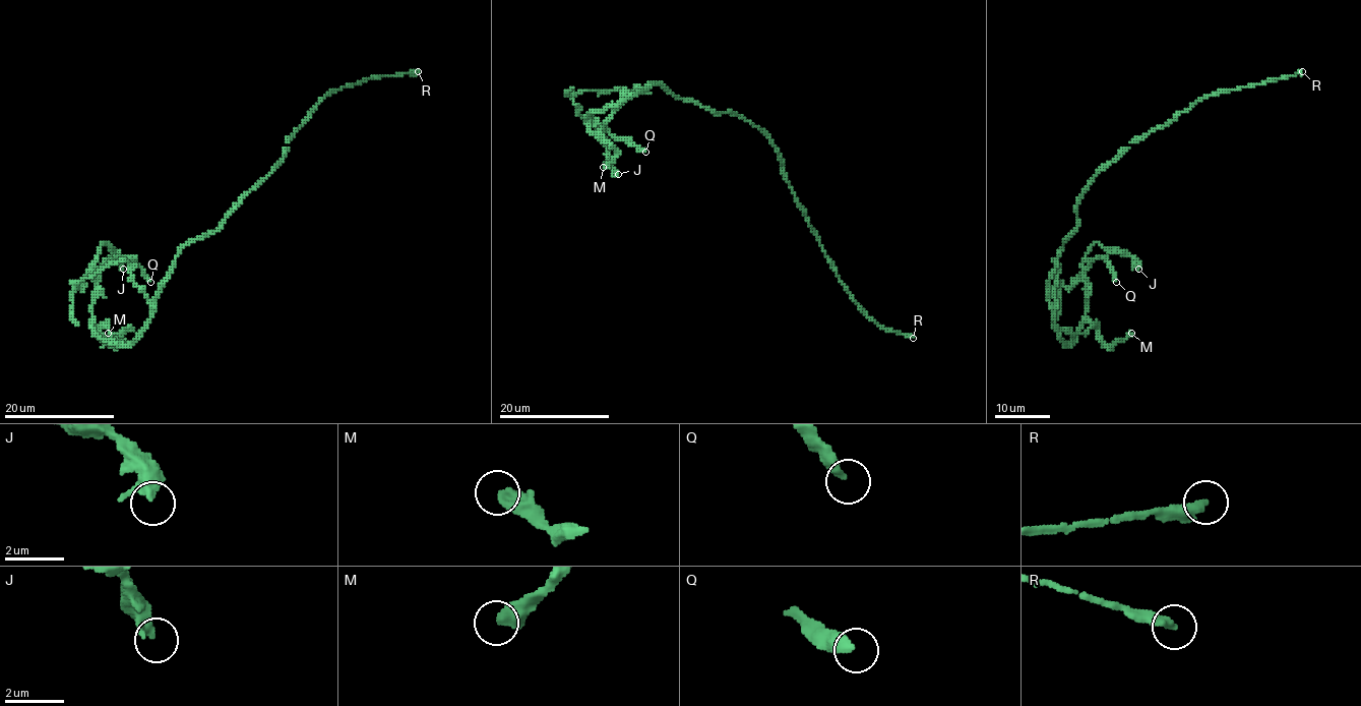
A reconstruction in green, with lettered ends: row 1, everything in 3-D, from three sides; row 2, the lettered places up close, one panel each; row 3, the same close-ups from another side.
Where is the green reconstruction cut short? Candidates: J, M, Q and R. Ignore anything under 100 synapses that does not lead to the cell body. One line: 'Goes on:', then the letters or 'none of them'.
Goes on: R

